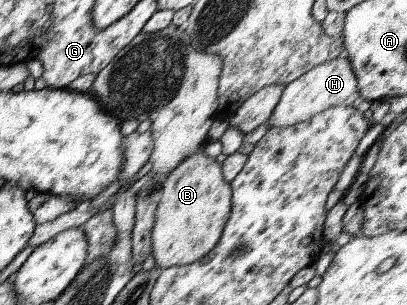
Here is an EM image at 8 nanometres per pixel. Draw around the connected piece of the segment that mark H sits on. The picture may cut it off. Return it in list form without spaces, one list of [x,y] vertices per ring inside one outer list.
[[[341,55],[336,59],[317,65],[303,76],[286,84],[277,106],[268,119],[268,126],[269,128],[290,127],[309,120],[312,116],[318,115],[331,107],[338,107],[339,105],[351,107],[359,96],[360,92],[352,64],[347,55]]]

